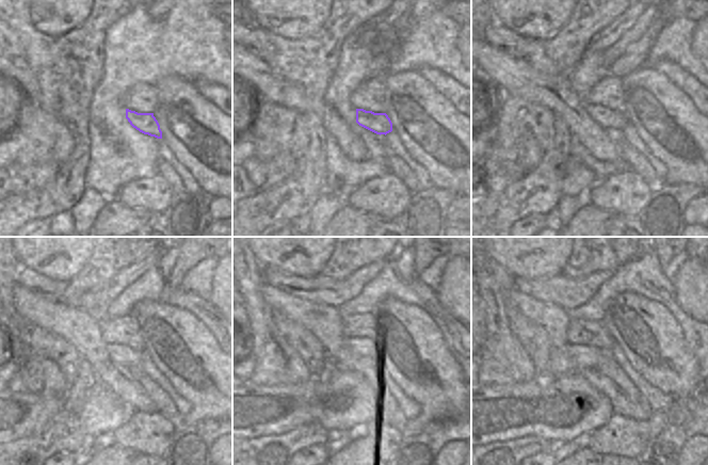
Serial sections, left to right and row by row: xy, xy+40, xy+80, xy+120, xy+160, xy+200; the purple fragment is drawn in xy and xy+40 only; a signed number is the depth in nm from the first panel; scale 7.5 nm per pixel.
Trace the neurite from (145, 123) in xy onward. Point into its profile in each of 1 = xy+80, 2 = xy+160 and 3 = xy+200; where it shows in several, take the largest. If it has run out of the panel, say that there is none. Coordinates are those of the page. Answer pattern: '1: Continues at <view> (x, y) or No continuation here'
1: Continues at xy+80 (606, 117)
2: Continues at xy+160 (352, 355)
3: Continues at xy+200 (569, 357)

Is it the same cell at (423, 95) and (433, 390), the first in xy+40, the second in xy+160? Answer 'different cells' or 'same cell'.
same cell

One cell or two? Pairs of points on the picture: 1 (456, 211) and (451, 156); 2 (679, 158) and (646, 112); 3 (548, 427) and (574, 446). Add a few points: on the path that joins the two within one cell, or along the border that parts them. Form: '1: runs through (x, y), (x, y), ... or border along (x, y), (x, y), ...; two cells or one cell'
1: border along (456, 195), (460, 196); two cells
2: runs through (678, 146), (658, 124); one cell
3: border along (590, 432), (583, 432), (564, 443); two cells

